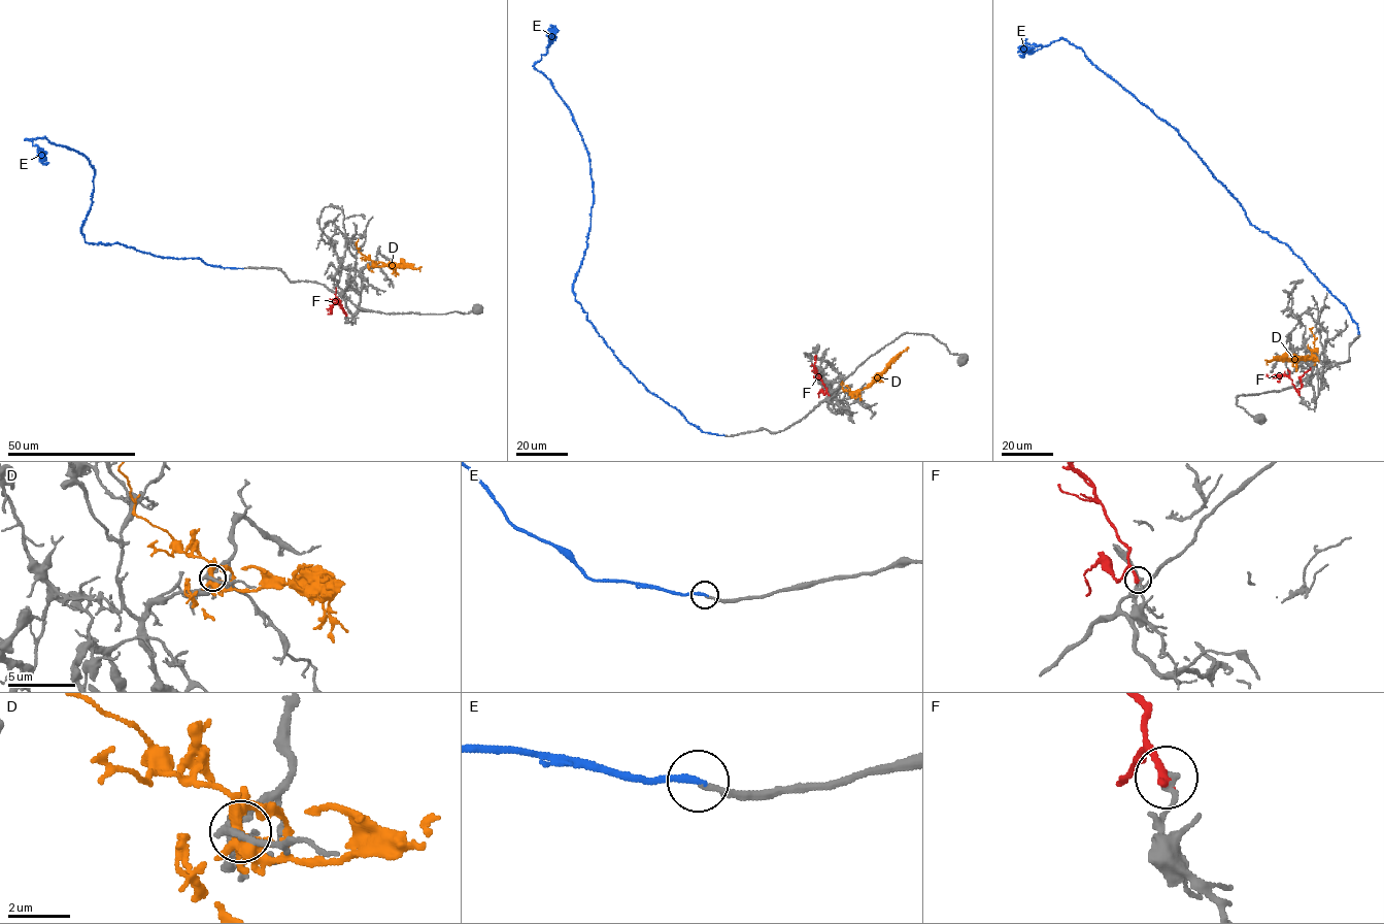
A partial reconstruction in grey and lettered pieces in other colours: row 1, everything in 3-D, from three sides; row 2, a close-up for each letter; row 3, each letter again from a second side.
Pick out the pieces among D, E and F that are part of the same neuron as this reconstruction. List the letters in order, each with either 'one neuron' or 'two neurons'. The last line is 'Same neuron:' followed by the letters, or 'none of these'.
D: two neurons
E: one neuron
F: two neurons
Same neuron: E

